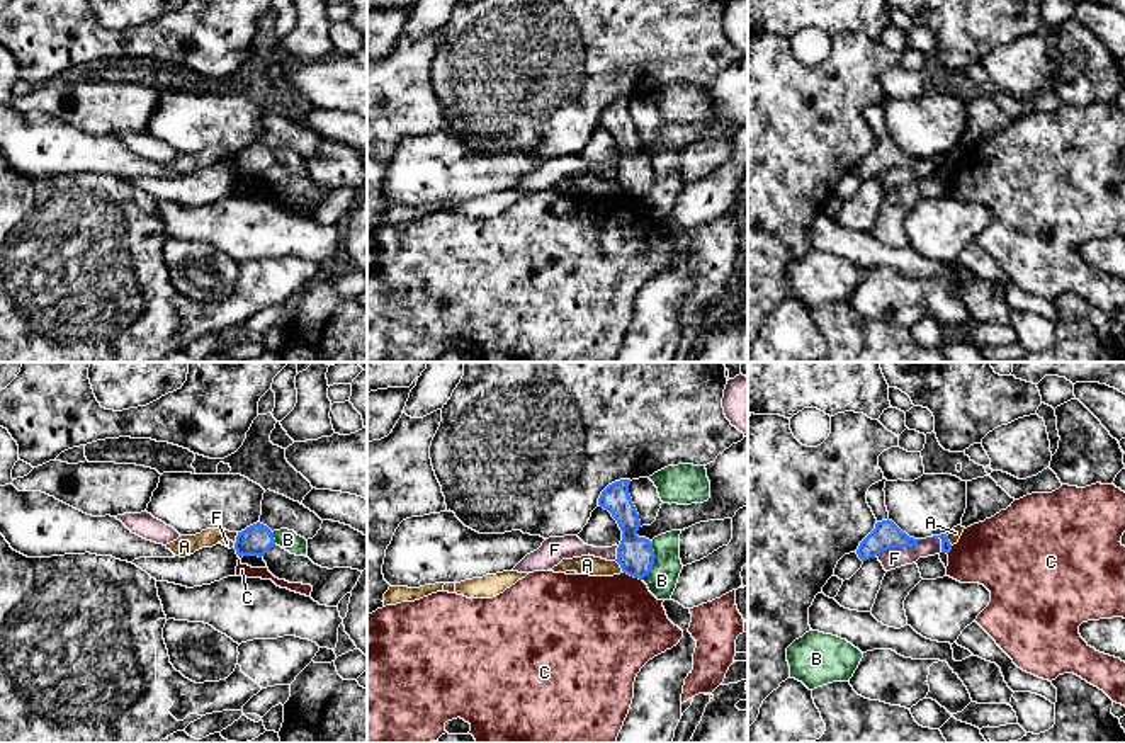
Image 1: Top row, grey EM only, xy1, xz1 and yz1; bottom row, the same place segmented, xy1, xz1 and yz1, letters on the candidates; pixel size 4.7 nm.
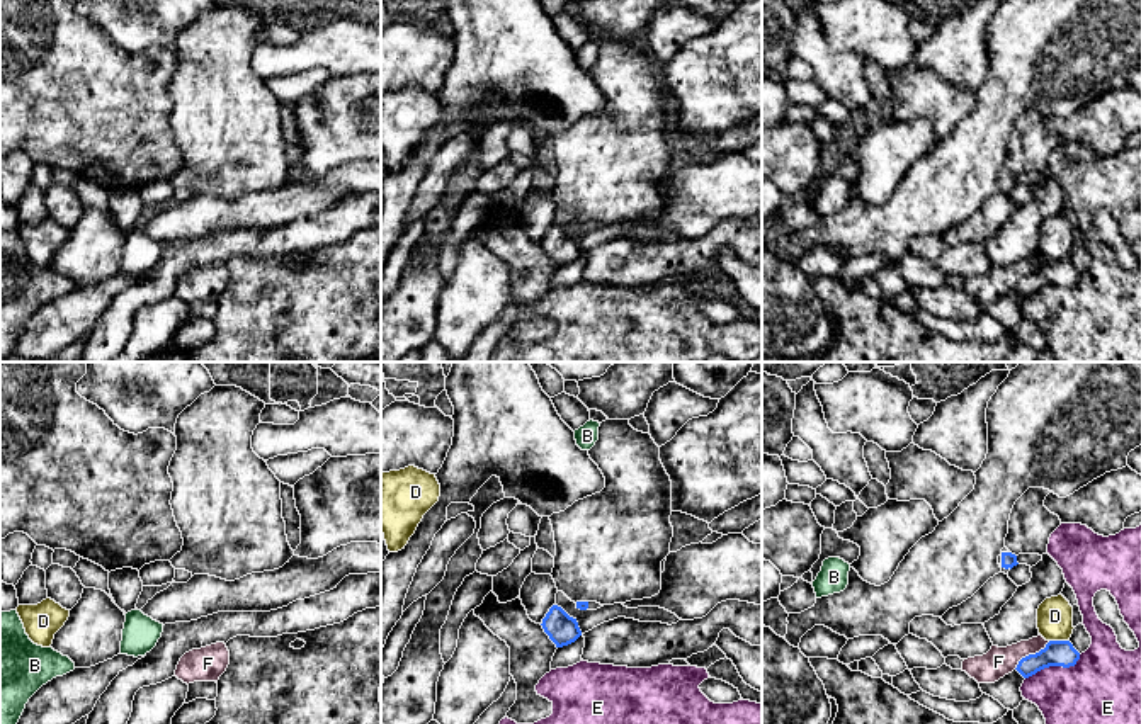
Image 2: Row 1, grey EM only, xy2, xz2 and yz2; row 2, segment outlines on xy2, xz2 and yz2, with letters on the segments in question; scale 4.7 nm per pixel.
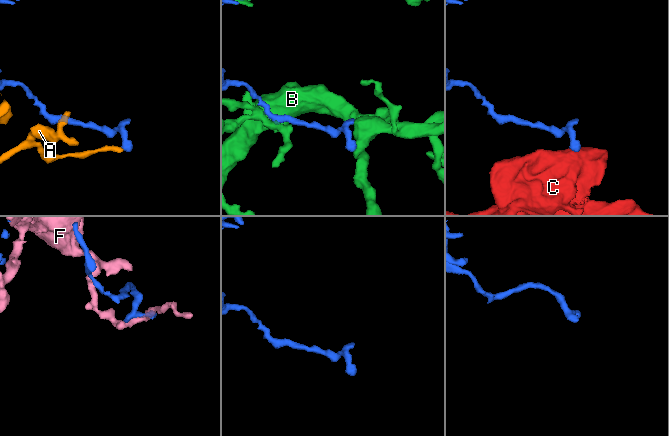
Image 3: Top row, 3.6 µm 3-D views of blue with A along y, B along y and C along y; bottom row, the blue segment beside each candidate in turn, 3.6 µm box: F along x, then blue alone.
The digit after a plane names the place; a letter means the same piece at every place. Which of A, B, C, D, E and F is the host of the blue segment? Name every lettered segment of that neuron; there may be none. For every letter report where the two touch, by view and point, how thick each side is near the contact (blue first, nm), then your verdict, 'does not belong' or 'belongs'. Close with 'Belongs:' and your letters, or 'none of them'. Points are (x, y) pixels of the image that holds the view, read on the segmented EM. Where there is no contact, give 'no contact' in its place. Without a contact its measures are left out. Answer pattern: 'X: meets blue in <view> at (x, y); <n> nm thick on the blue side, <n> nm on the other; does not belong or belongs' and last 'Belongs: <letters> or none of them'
A: meets blue in xz1 at (621, 567); 170 nm thick on the blue side, 100 nm on the other; does not belong
B: meets blue in xz1 at (653, 560); 170 nm thick on the blue side, 150 nm on the other; does not belong
C: meets blue in xz1 at (633, 575); 170 nm thick on the blue side, 460 nm on the other; does not belong
D: meets blue in yz2 at (1060, 641); 130 nm thick on the blue side, 180 nm on the other; does not belong
E: meets blue in yz2 at (1055, 665); 130 nm thick on the blue side, 340 nm on the other; does not belong
F: meets blue in yz1 at (898, 546); 130 nm thick on the blue side, 100 nm on the other; does not belong
Belongs: none of them

